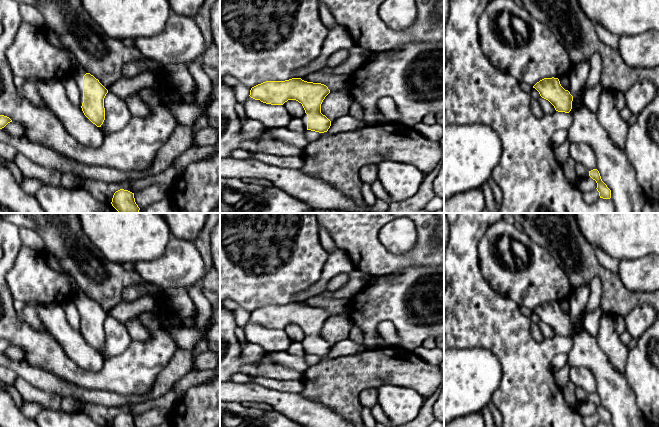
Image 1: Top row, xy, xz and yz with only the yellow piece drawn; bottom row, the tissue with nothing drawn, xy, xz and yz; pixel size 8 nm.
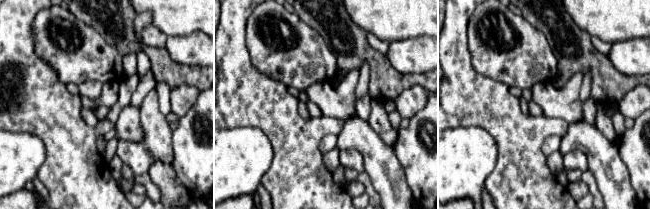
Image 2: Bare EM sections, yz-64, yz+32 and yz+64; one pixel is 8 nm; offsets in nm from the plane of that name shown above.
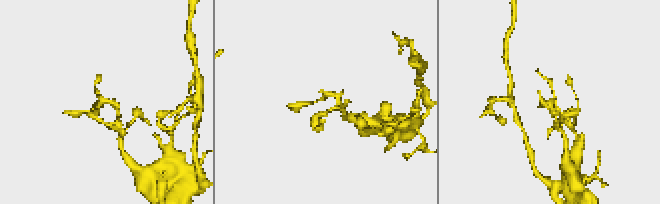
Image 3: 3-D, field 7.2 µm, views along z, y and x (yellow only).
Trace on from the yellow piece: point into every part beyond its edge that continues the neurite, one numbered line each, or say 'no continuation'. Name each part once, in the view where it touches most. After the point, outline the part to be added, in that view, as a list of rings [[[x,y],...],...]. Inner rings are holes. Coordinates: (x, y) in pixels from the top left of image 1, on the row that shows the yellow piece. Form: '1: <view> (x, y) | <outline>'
1: xy (78, 71) | [[[69,51],[69,57],[71,59],[71,63],[73,66],[72,77],[75,80],[75,82],[79,88],[80,95],[81,95],[81,106],[82,106],[82,103],[83,103],[83,76],[87,73],[87,71],[79,64],[75,55],[70,51]]]

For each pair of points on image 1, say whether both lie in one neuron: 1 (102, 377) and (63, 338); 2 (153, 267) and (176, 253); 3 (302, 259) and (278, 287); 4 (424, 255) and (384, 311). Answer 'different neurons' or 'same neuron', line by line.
1: different neurons
2: same neuron
3: same neuron
4: different neurons

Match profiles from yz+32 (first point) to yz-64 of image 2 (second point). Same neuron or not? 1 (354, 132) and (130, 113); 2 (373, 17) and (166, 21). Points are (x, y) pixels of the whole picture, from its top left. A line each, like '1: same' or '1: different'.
1: same
2: same

